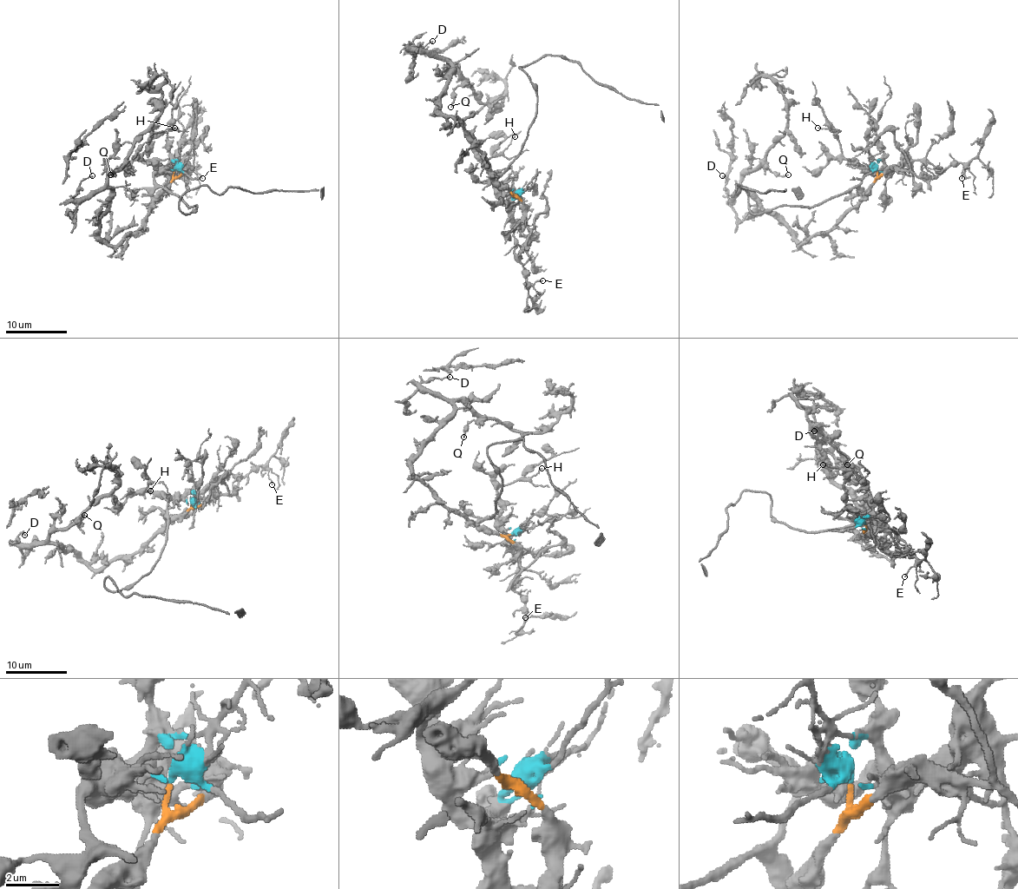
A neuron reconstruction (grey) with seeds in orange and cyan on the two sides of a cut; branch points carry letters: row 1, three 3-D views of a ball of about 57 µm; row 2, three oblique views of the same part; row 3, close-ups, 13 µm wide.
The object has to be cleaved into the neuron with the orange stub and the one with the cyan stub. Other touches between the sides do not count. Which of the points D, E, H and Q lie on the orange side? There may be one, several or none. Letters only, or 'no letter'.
D, Q

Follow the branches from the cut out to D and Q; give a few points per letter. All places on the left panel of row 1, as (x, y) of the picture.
D: (174, 171), (147, 220), (116, 245), (100, 235), (110, 189), (75, 197), (92, 175)
Q: (174, 171), (147, 220), (116, 245), (100, 233), (110, 175), (121, 166), (110, 174)

